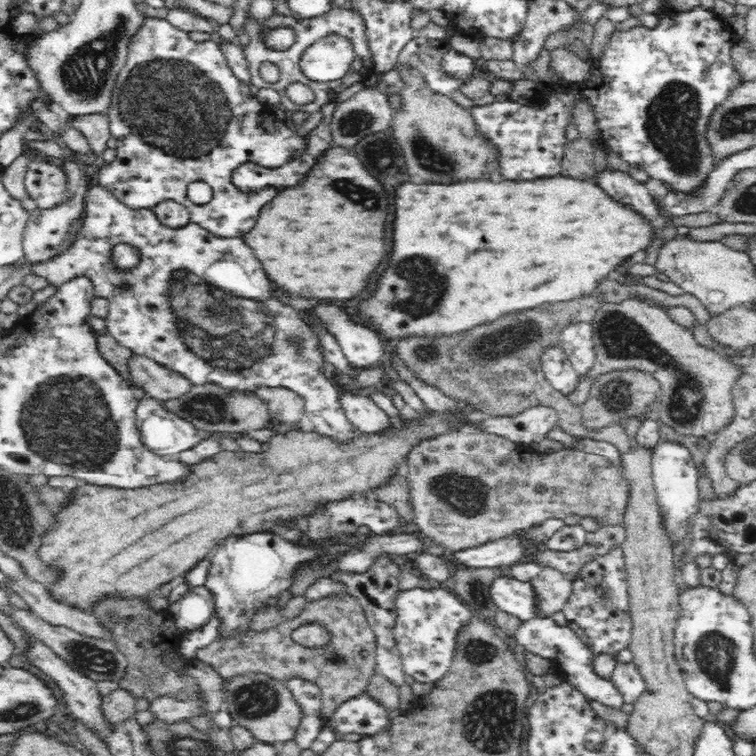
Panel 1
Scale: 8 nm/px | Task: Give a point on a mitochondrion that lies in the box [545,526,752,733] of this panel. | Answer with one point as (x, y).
(715, 653)

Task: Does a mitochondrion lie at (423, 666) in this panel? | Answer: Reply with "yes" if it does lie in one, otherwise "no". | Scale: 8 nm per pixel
no

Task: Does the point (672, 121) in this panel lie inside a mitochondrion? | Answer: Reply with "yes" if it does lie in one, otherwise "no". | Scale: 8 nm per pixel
yes

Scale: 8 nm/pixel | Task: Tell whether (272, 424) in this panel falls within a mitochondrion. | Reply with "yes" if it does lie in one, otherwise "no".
no

